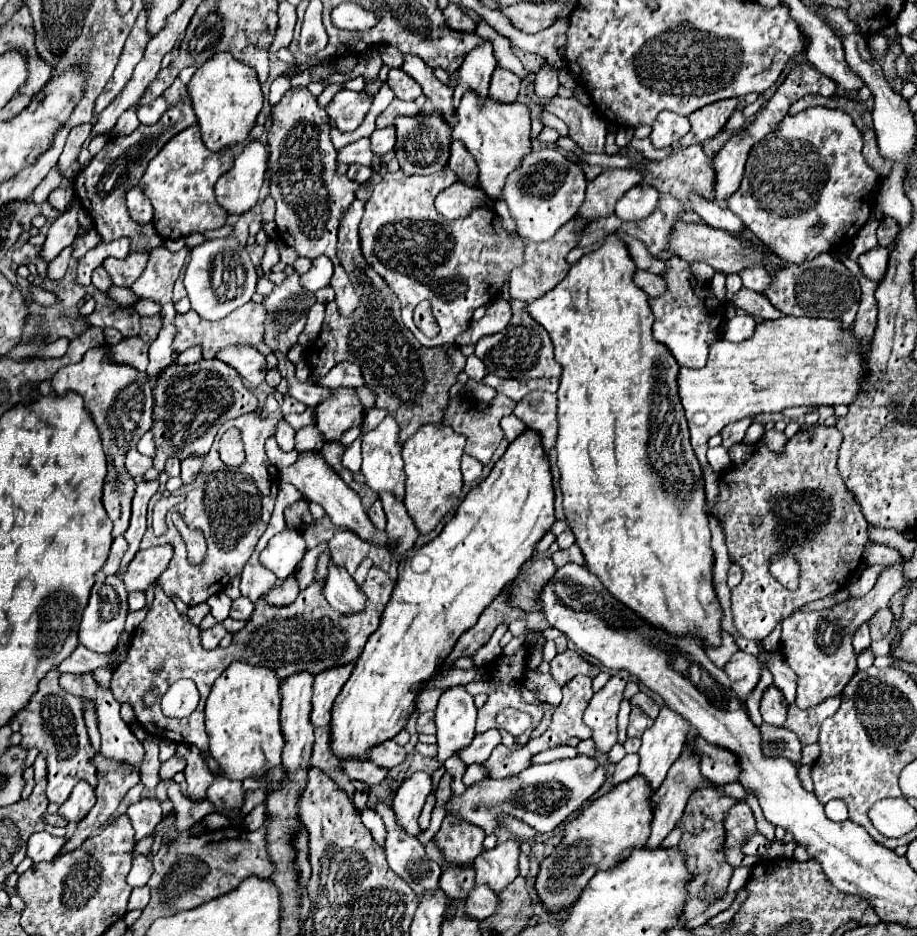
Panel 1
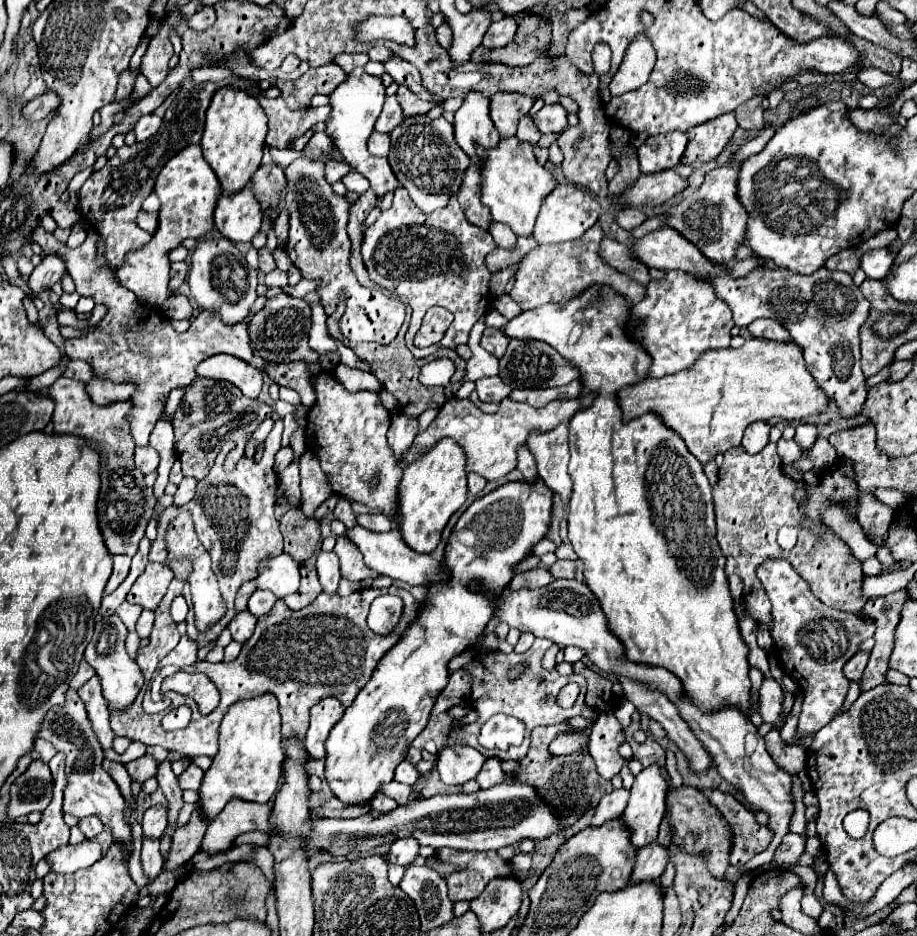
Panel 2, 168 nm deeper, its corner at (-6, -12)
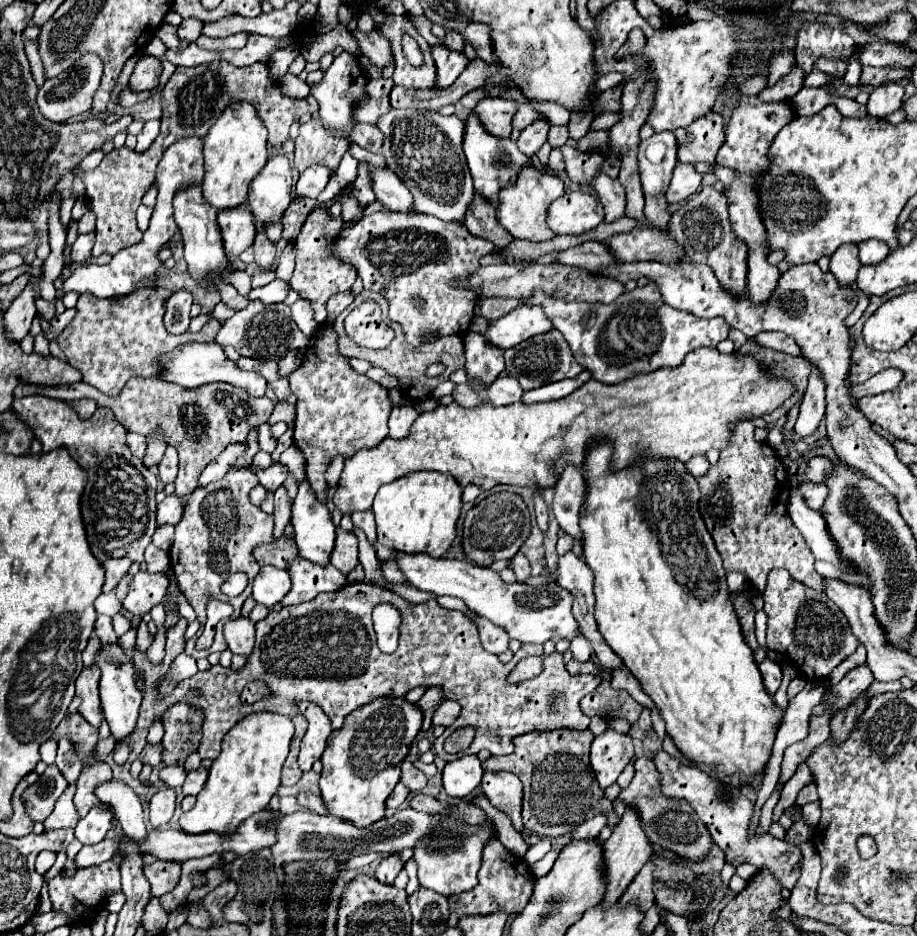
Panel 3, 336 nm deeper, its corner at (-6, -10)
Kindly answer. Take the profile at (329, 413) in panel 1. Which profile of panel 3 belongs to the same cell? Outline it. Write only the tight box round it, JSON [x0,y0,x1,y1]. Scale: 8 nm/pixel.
[288,291,392,493]

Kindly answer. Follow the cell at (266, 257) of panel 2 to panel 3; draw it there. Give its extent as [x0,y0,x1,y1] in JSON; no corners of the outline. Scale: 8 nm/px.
[252,233,276,269]

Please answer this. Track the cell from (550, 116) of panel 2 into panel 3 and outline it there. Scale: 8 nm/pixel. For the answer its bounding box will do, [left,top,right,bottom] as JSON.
[516,121,548,155]

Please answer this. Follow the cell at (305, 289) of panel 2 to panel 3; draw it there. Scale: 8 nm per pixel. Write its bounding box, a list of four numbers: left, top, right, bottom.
[246,279,288,304]

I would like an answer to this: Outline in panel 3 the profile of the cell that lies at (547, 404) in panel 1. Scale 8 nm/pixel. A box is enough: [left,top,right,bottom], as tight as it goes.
[552,467,584,539]

